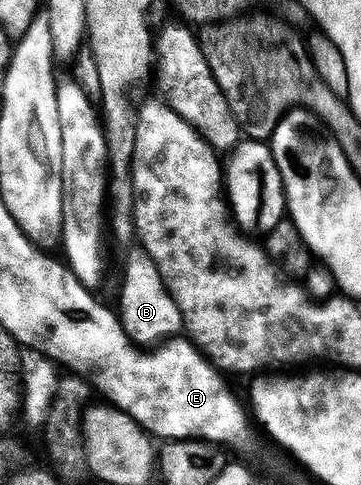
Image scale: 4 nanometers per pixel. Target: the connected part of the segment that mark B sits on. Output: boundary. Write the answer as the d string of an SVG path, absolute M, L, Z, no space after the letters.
M135 249L127 257L126 263L126 280L122 283L120 318L127 338L138 345L158 345L175 338L183 330L182 314L176 301L168 293L150 255L147 251Z

